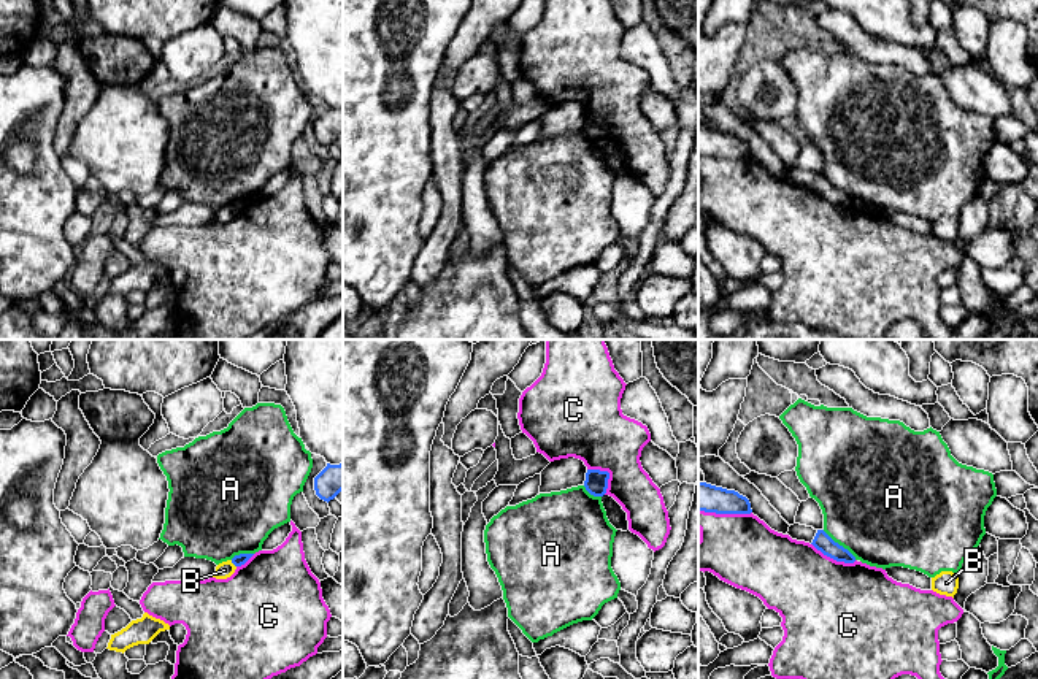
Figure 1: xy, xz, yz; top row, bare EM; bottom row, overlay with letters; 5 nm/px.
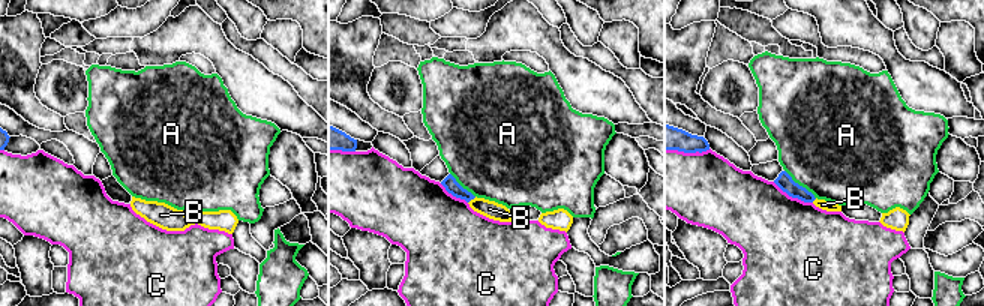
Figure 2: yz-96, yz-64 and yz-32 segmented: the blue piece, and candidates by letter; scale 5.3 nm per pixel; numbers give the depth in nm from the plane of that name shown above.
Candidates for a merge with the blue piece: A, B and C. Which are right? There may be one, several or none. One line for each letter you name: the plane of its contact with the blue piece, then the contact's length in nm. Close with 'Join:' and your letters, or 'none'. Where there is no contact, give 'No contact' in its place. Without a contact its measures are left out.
Join: none

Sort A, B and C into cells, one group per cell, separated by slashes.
A / B / C

